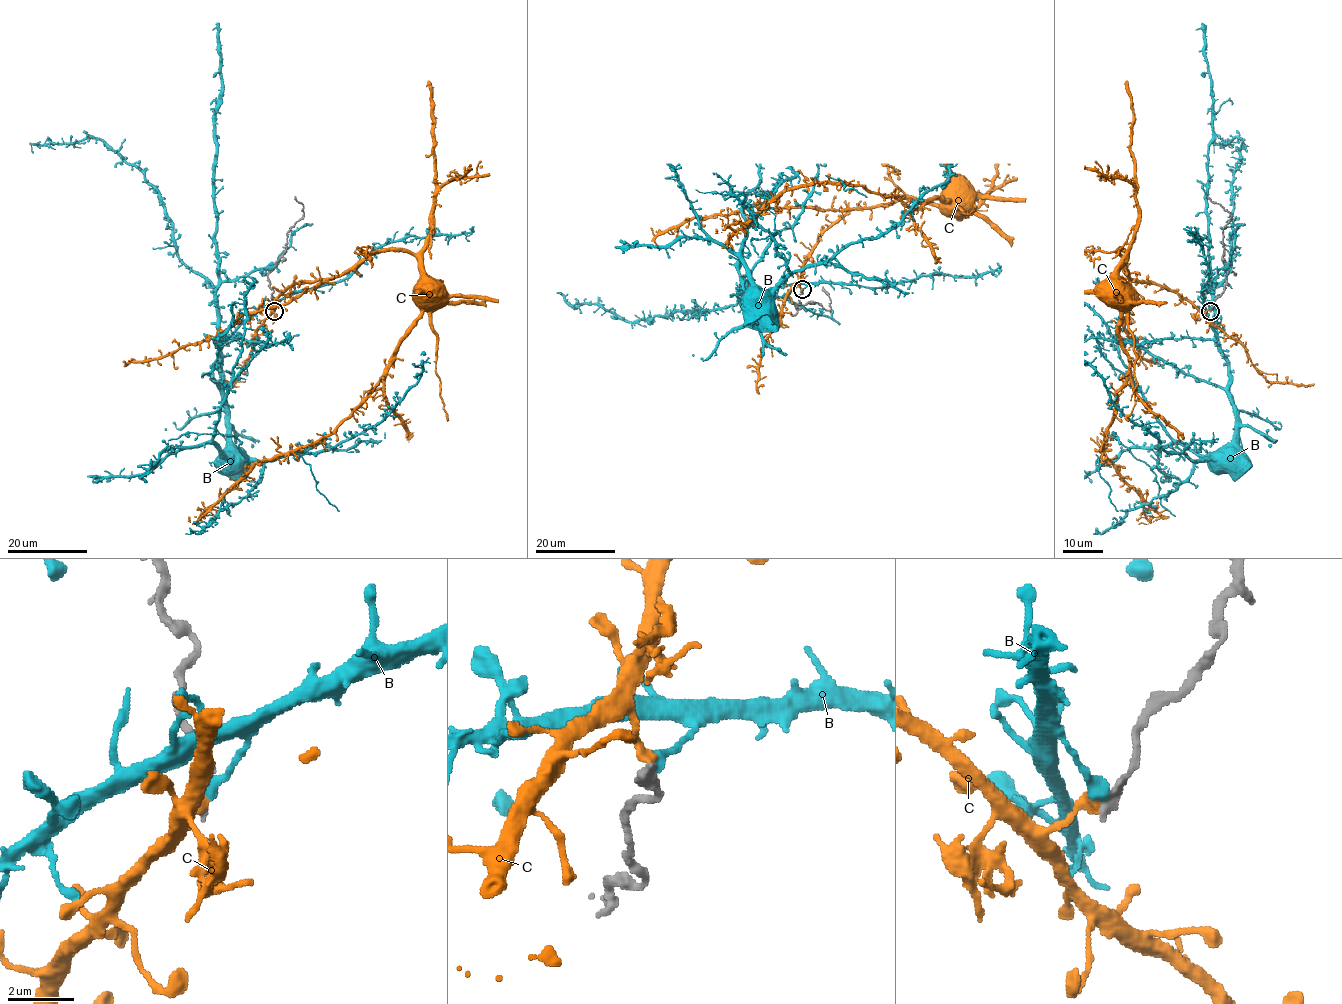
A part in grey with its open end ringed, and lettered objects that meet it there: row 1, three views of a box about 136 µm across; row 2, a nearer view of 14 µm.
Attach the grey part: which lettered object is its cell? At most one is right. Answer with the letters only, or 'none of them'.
none of them

